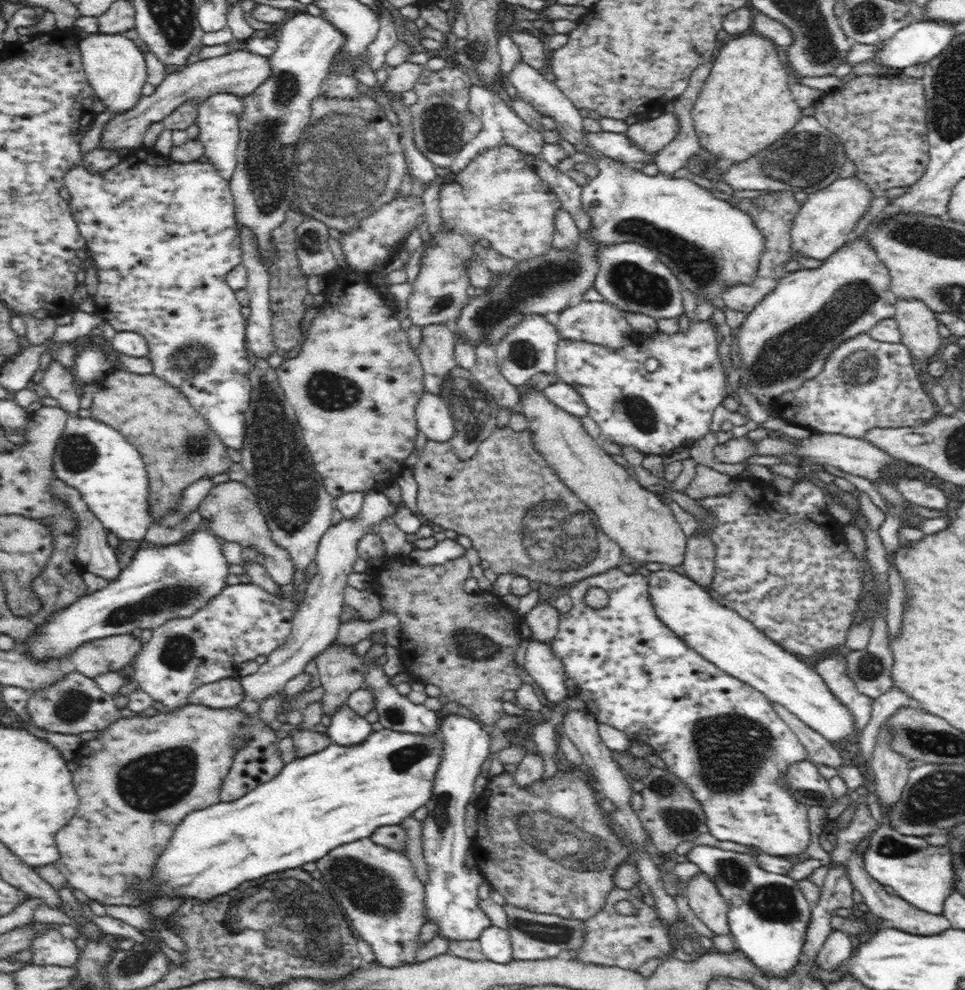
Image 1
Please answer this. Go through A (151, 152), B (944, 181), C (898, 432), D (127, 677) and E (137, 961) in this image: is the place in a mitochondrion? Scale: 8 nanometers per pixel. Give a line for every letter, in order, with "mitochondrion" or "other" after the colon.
A: other
B: other
C: other
D: other
E: mitochondrion

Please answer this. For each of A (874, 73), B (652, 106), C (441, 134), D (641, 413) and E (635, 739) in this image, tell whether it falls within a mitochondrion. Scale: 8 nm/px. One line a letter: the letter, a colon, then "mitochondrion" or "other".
A: other
B: other
C: mitochondrion
D: mitochondrion
E: other

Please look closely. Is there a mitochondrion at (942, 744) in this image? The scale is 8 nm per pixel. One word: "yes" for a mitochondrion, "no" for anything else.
yes

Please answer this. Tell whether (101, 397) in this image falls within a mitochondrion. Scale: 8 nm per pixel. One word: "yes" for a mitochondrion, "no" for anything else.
no

